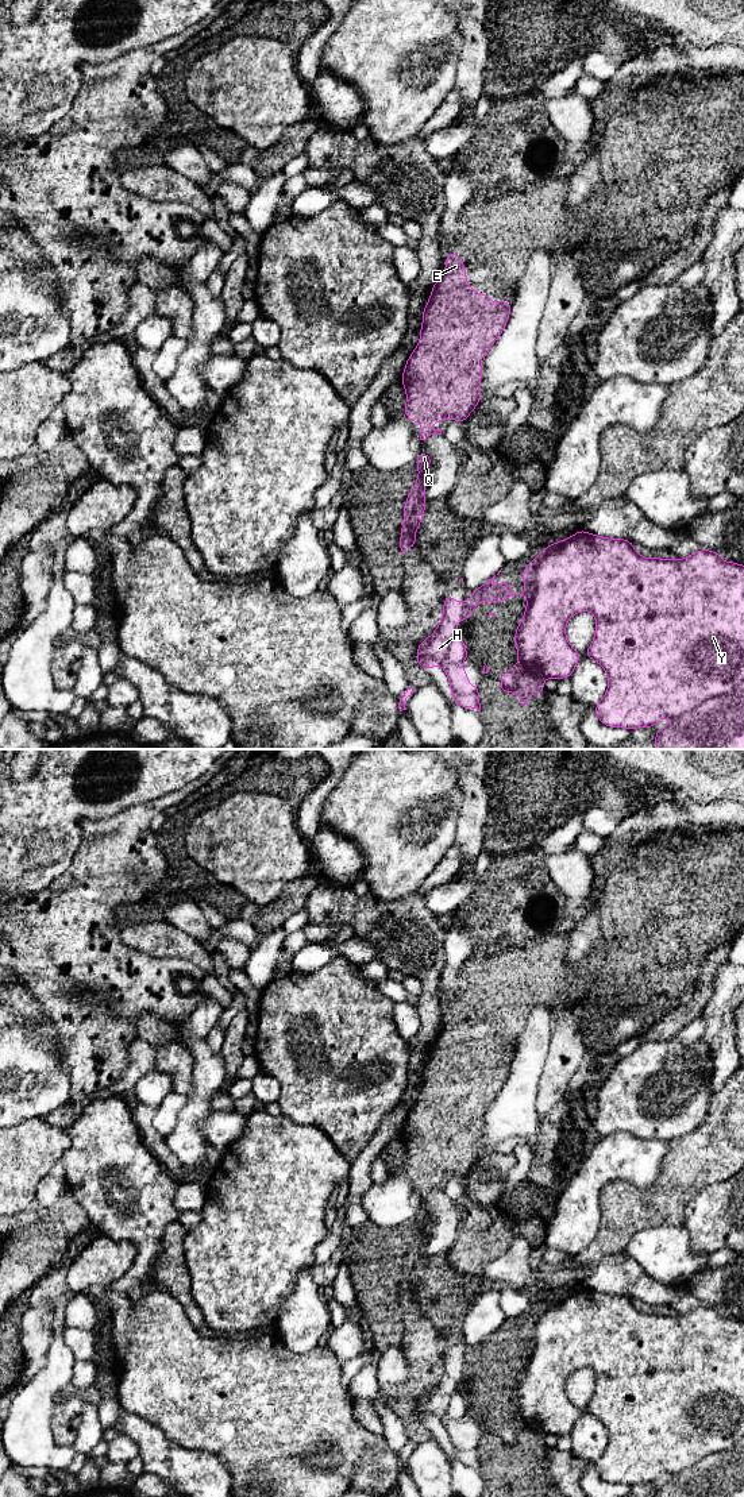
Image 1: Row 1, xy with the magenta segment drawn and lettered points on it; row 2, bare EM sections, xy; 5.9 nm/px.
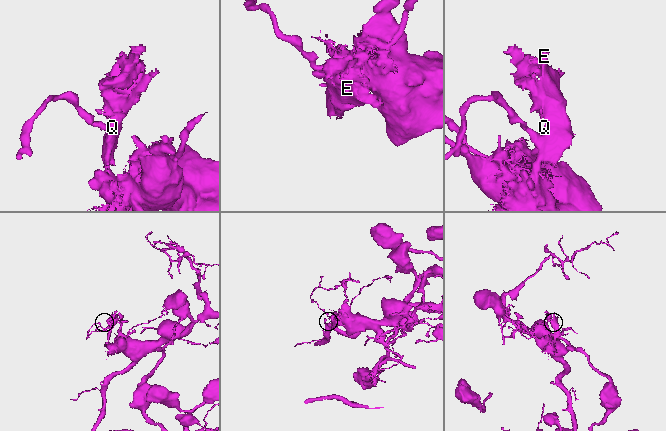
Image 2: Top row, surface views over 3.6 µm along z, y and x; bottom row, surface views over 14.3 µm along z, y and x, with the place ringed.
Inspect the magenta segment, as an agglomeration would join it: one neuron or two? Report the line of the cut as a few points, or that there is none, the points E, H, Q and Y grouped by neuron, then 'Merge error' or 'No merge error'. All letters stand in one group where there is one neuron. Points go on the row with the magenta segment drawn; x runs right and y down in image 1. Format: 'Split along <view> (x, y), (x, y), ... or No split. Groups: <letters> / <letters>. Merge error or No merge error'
Split along xy (424, 486), (416, 497), (409, 521), (408, 532), (412, 536). Groups: E Q / H Y. Merge error

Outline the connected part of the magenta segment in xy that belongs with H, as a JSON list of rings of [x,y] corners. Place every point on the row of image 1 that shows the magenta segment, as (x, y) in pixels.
[[[581,529],[575,535],[562,541],[550,544],[547,548],[537,553],[536,559],[532,563],[525,566],[521,576],[525,586],[521,594],[512,593],[512,582],[494,583],[493,579],[497,575],[494,575],[483,586],[474,589],[473,597],[470,599],[467,598],[463,603],[459,603],[455,598],[447,594],[444,597],[443,617],[439,621],[437,629],[432,632],[428,638],[423,640],[417,647],[417,664],[423,670],[432,670],[437,664],[442,665],[450,680],[450,690],[454,698],[454,705],[477,709],[481,713],[478,695],[479,686],[471,686],[467,679],[467,671],[462,668],[463,661],[467,660],[469,656],[466,644],[459,636],[456,622],[470,618],[471,611],[475,610],[478,602],[505,602],[508,597],[525,595],[527,607],[523,620],[514,632],[514,645],[517,649],[519,663],[514,664],[510,671],[502,674],[498,678],[498,682],[502,684],[498,691],[519,694],[521,699],[520,703],[525,706],[527,699],[532,694],[543,694],[546,691],[543,682],[547,678],[558,680],[570,678],[573,675],[581,655],[575,648],[570,645],[566,637],[566,625],[574,614],[581,611],[591,611],[595,617],[595,634],[583,656],[595,660],[608,675],[606,694],[594,707],[594,714],[605,726],[624,728],[631,730],[636,728],[654,728],[659,719],[662,719],[663,717],[670,717],[672,721],[663,730],[655,733],[656,749],[744,749],[744,566],[735,562],[724,562],[720,553],[705,548],[683,559],[648,559],[639,555],[635,551],[633,545],[633,543],[625,539],[601,537]]]

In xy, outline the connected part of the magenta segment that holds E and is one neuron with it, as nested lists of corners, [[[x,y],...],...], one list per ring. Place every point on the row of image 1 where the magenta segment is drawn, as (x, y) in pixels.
[[[454,251],[447,254],[443,274],[432,286],[429,300],[423,309],[419,344],[408,358],[401,378],[406,393],[405,416],[409,421],[421,424],[420,440],[425,440],[435,433],[442,435],[442,429],[429,427],[431,423],[452,418],[462,424],[477,408],[482,398],[479,385],[483,369],[479,364],[483,363],[486,354],[505,329],[510,308],[510,301],[494,302],[485,293],[473,292],[466,279],[464,262]]]

